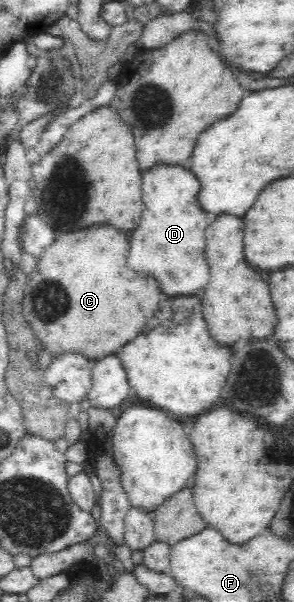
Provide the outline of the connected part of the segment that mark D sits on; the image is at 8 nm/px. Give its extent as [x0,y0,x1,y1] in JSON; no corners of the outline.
[127,166,210,300]

